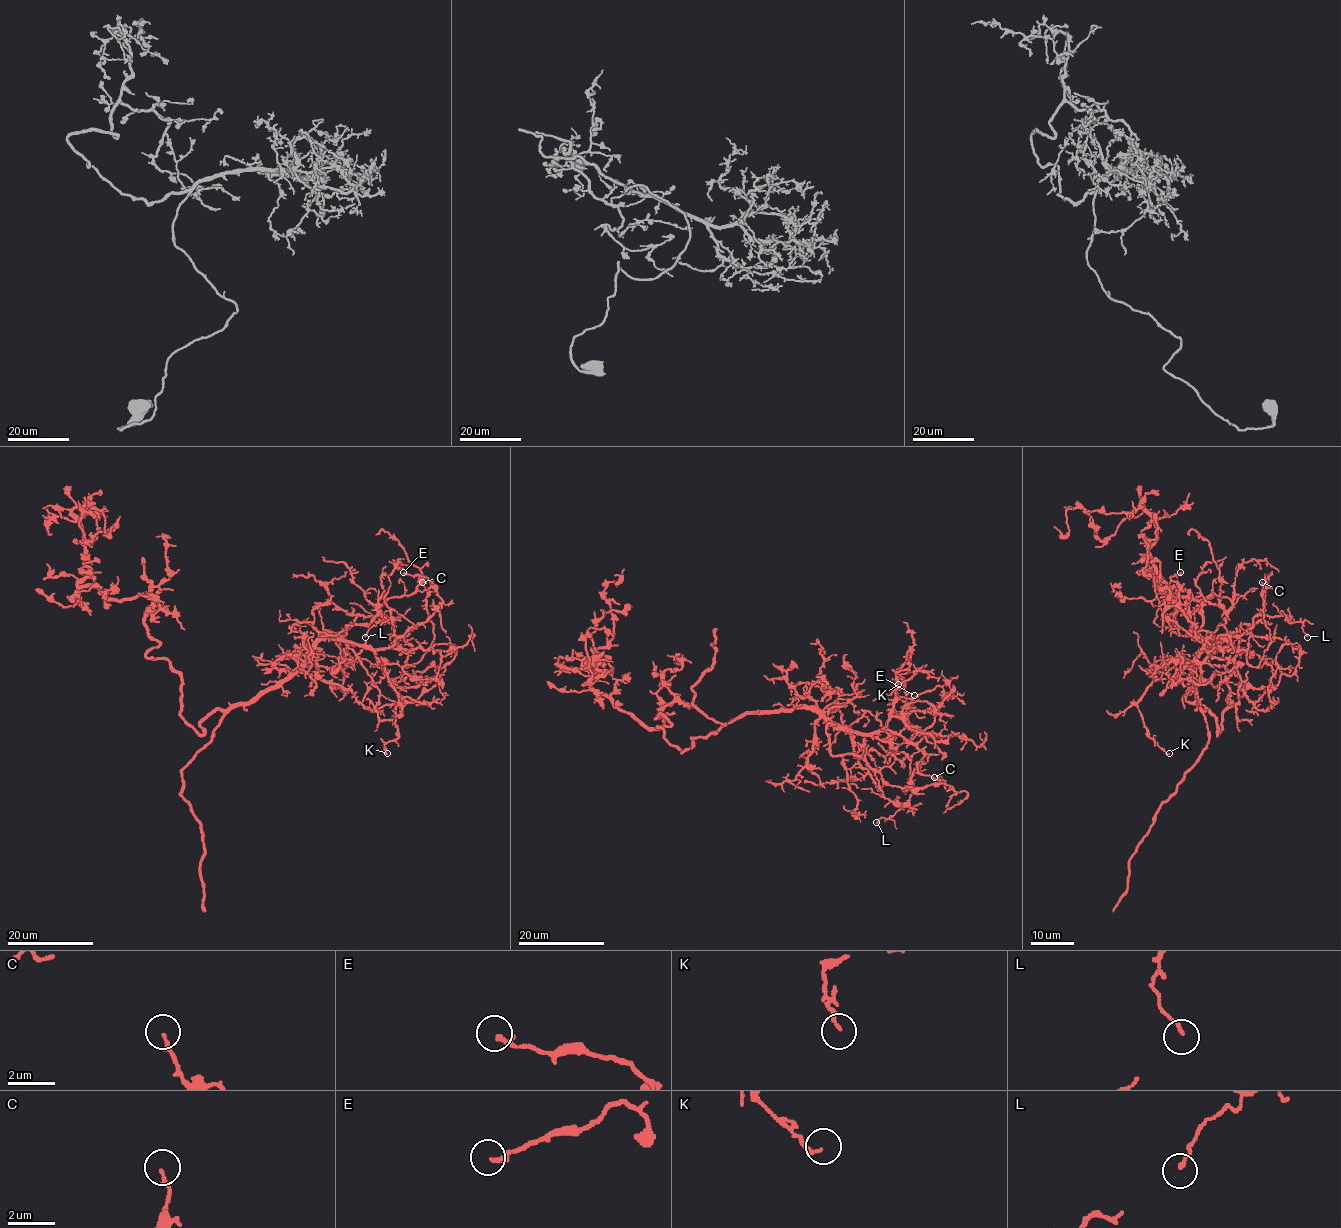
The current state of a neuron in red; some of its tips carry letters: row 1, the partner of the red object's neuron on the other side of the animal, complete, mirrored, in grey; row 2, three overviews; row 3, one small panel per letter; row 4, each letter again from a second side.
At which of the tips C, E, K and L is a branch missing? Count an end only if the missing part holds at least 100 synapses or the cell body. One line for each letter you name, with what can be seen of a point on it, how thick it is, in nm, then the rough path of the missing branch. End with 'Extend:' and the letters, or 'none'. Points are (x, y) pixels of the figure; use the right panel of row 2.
Extend: none

